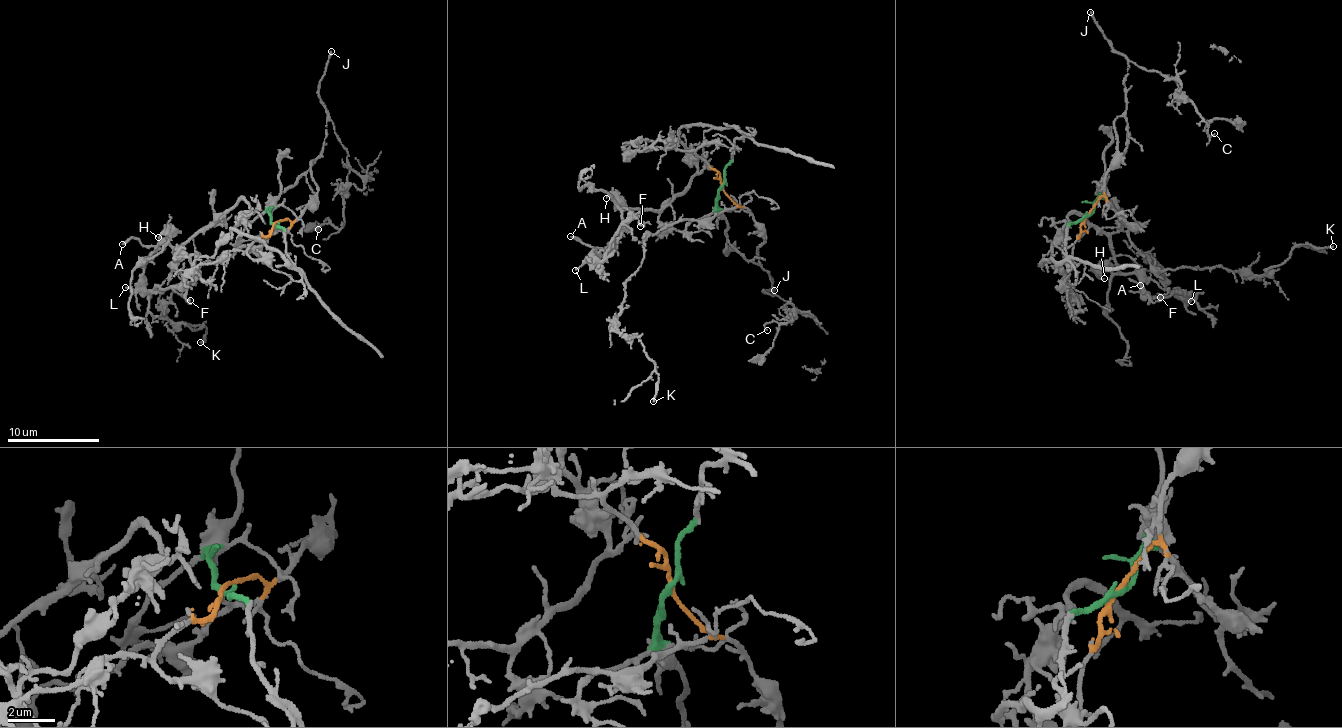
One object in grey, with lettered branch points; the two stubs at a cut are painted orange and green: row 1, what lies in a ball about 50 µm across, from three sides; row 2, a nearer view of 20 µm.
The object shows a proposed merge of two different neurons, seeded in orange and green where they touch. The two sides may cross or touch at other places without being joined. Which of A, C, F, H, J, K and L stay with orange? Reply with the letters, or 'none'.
C, J, K

